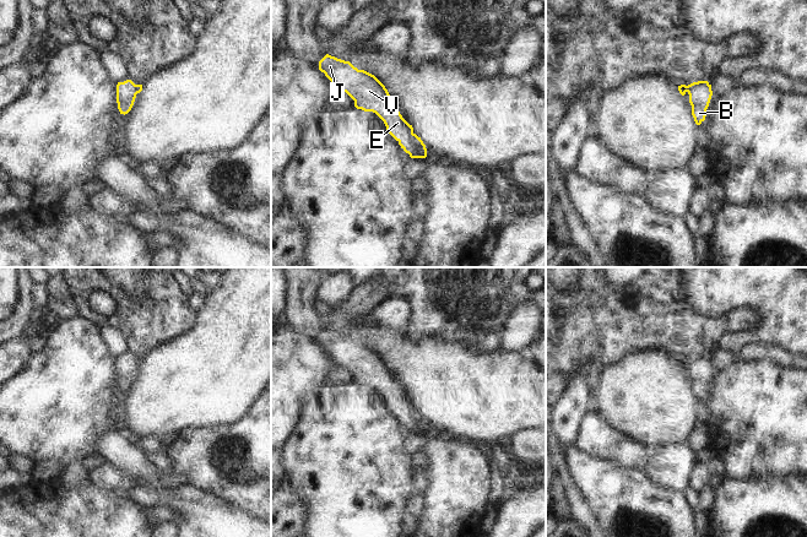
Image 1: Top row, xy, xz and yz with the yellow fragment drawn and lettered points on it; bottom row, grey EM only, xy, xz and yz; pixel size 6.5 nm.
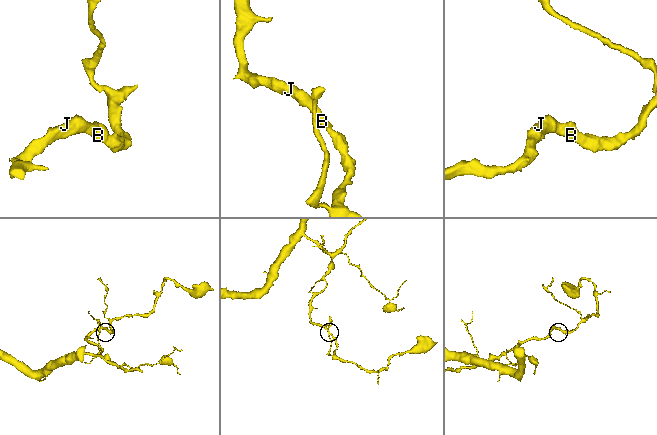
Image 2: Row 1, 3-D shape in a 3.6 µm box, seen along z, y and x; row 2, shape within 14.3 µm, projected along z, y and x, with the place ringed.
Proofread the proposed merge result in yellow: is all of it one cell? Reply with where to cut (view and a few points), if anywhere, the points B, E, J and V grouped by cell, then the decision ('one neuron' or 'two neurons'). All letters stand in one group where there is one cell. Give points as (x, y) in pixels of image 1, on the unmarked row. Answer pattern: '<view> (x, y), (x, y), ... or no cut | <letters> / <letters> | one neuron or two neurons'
no cut | B E J V | one neuron

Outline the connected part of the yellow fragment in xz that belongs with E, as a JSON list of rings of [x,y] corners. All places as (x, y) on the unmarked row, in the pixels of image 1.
[[[326,329],[319,336],[319,345],[338,364],[346,367],[357,384],[375,387],[389,408],[411,433],[426,433],[427,423],[400,389],[385,360],[372,348],[358,345],[350,336]]]

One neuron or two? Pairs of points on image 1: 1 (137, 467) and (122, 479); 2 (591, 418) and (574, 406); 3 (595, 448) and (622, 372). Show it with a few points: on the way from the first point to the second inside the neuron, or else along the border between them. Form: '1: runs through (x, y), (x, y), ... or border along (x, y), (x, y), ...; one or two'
1: border along (104, 459), (131, 475), (136, 481), (136, 486); two
2: border along (589, 412), (584, 418), (575, 441); two
3: border along (595, 412), (613, 429), (629, 438); two

